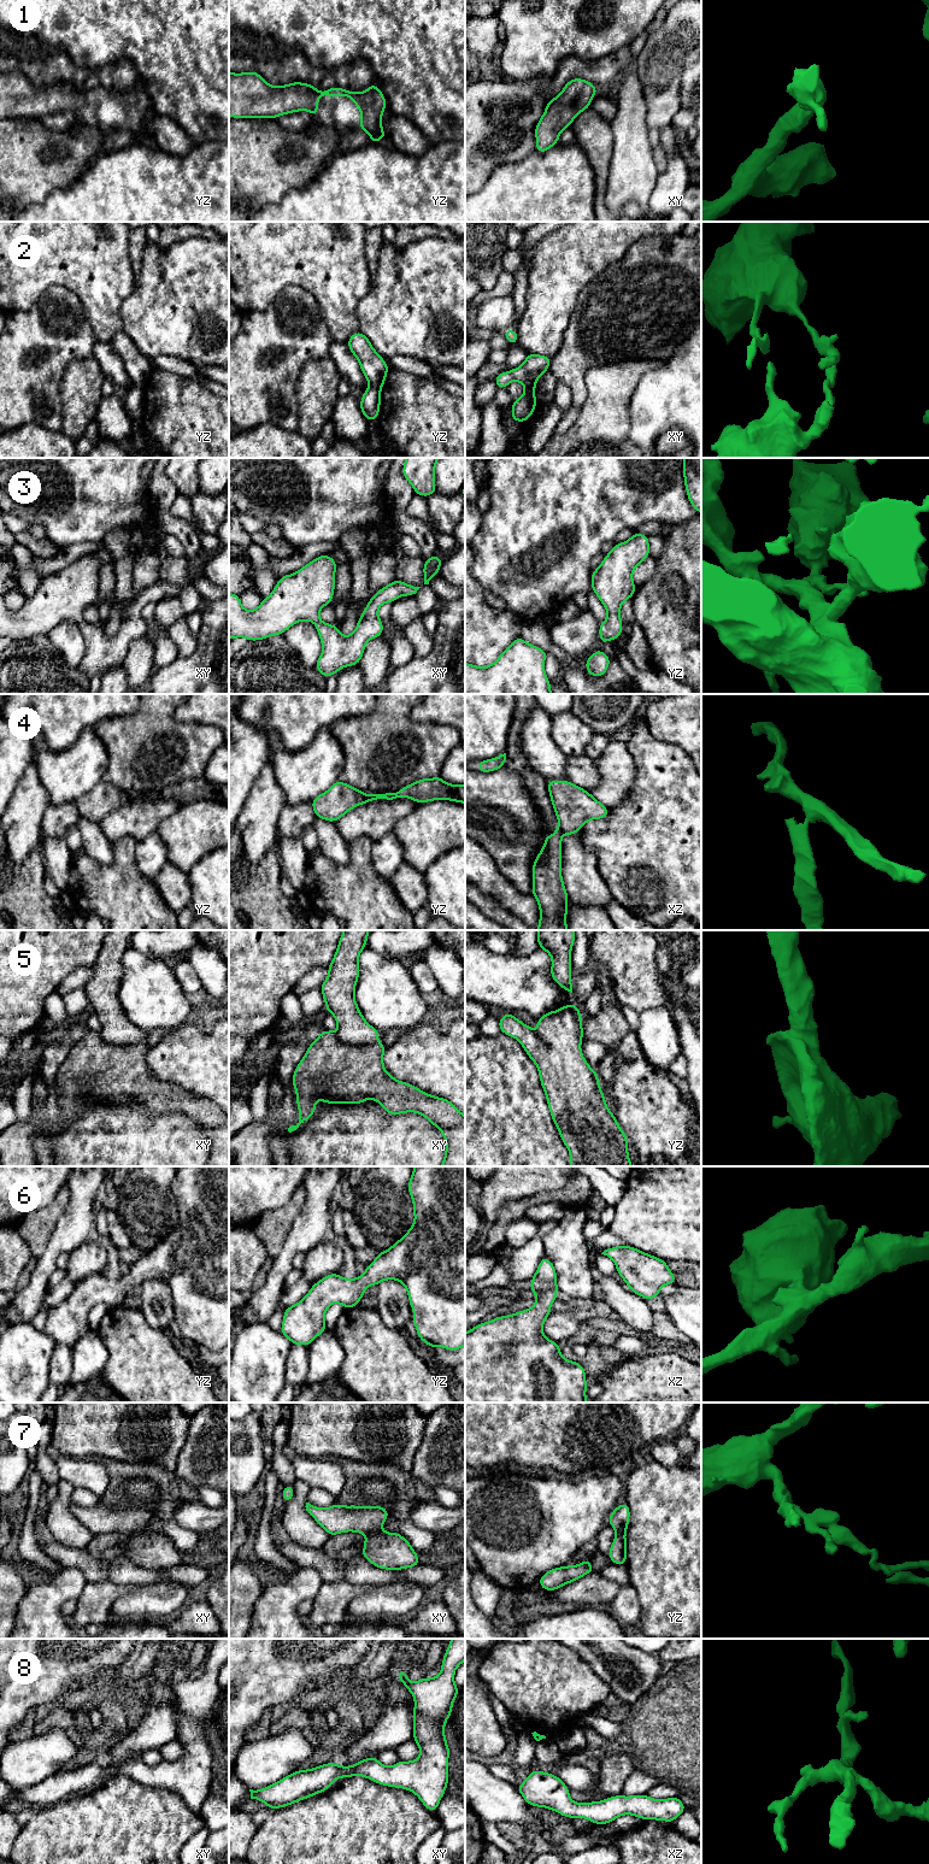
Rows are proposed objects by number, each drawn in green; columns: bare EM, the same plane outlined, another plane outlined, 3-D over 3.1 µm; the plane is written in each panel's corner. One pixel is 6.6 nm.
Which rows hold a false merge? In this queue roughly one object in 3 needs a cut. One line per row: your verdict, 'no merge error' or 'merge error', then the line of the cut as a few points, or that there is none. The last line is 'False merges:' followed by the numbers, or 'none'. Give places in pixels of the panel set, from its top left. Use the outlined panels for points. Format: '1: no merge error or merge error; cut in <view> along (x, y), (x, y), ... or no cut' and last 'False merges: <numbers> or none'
1: no merge error; no cut
2: merge error; cut in yz along (371, 384), (380, 389)
3: no merge error; no cut
4: merge error; cut in yz along (364, 794), (362, 803)
5: no merge error; no cut
6: no merge error; no cut
7: merge error; cut in xy along (380, 1529), (368, 1535)
8: no merge error; no cut
False merges: 2, 4, 7

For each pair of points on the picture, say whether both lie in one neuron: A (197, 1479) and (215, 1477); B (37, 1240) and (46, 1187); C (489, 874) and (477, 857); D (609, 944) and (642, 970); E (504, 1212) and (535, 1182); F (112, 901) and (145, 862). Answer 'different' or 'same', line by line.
A: same
B: different
C: same
D: same
E: different
F: different

